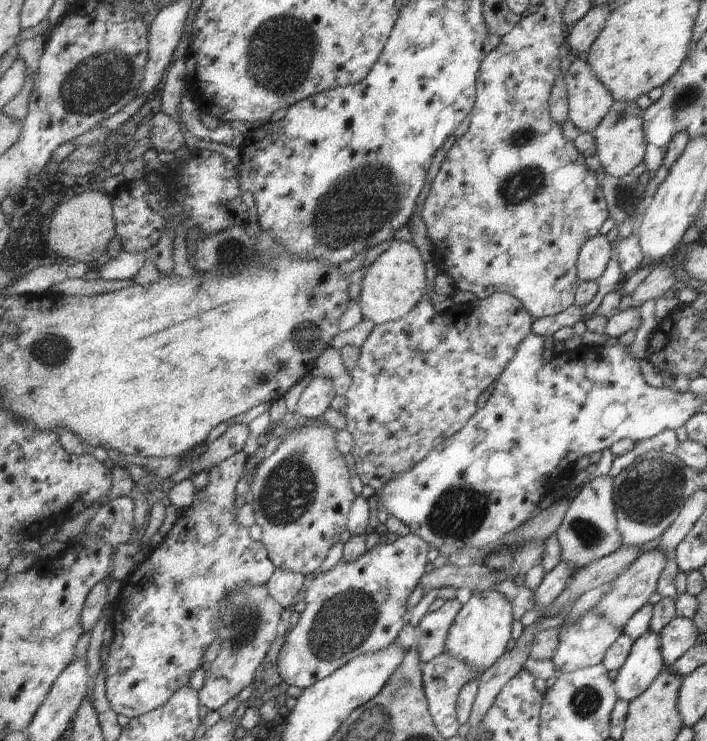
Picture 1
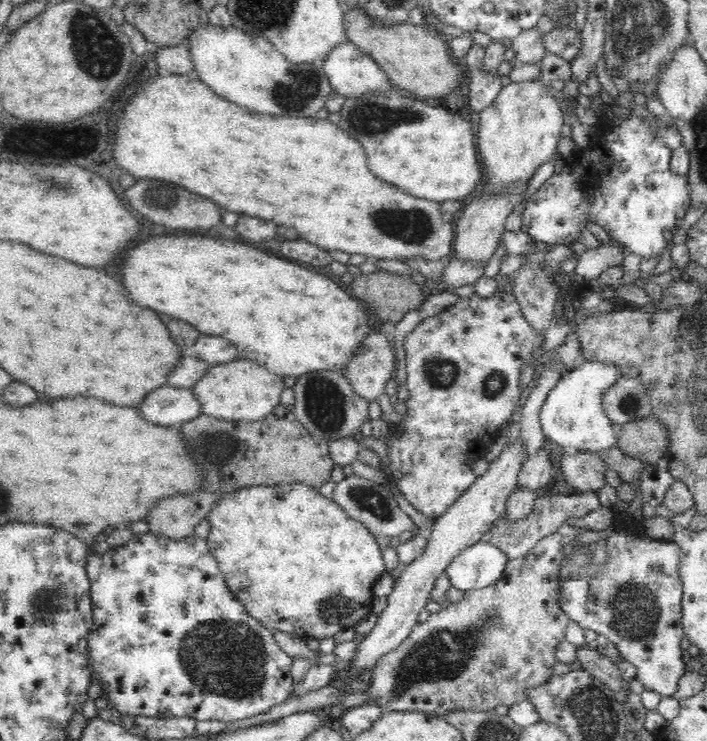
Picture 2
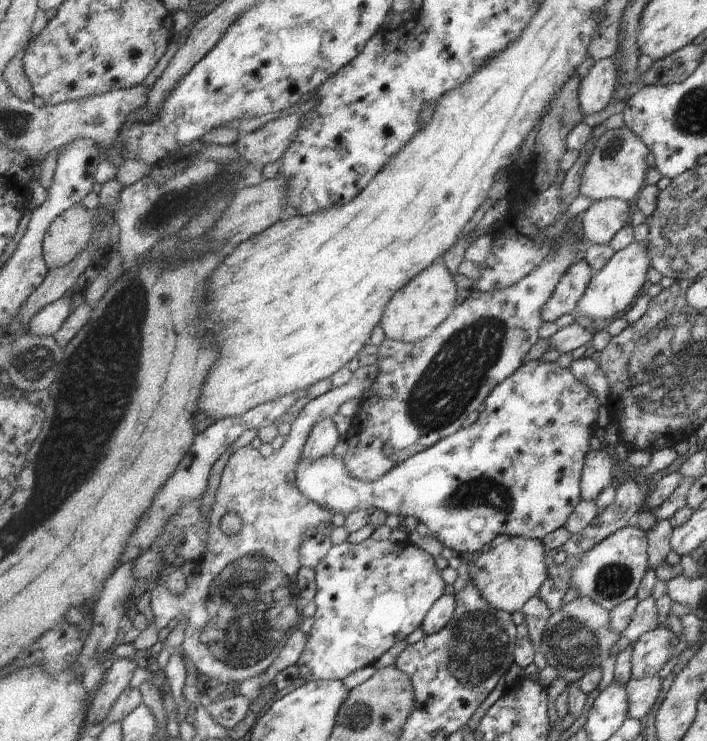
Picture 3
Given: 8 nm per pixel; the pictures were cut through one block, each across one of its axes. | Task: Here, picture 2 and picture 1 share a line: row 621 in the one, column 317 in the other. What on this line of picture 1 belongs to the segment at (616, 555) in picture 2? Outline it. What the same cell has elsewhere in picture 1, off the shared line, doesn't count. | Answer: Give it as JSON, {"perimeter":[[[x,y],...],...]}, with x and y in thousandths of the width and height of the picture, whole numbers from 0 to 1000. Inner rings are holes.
{"perimeter":[[[580,718],[563,725],[560,730],[533,735],[505,758],[479,758],[471,769],[451,772],[446,780],[436,780],[429,807],[433,818],[392,885],[393,907],[399,918],[407,924],[434,930],[467,914],[501,888],[550,874],[573,845],[579,807],[604,772],[604,745],[608,740],[603,729]]]}

